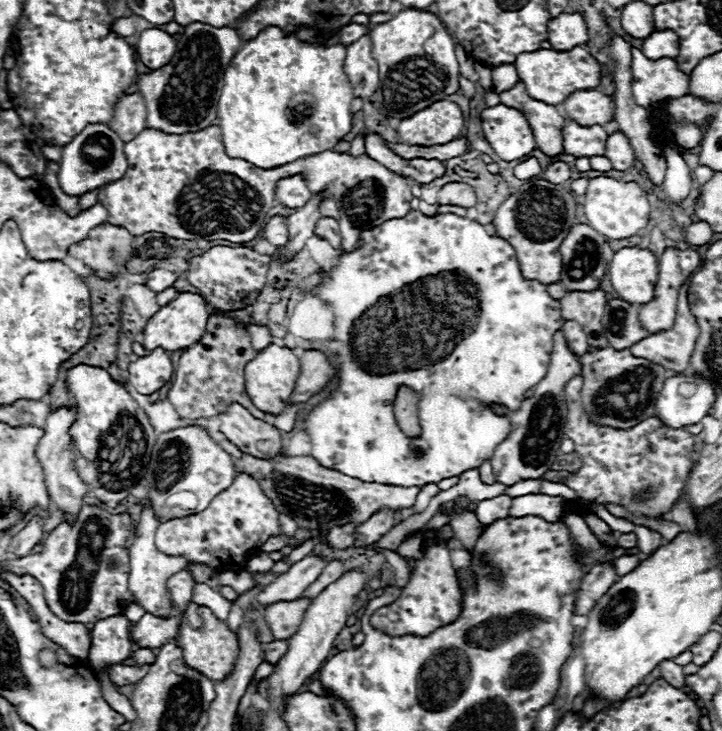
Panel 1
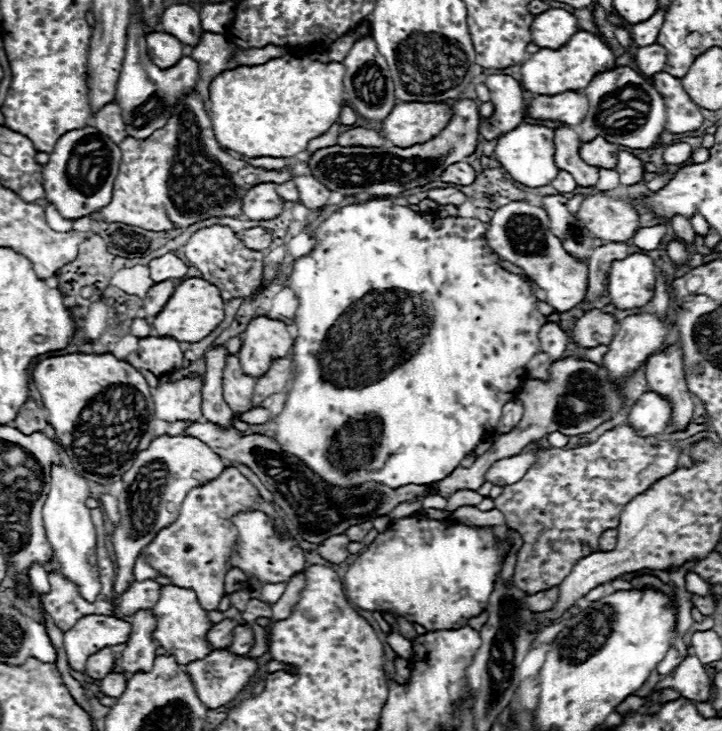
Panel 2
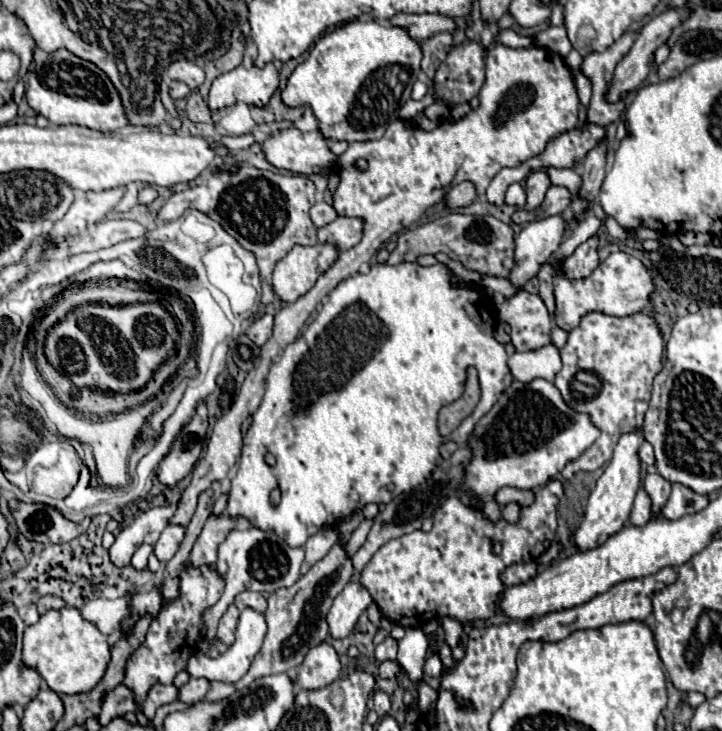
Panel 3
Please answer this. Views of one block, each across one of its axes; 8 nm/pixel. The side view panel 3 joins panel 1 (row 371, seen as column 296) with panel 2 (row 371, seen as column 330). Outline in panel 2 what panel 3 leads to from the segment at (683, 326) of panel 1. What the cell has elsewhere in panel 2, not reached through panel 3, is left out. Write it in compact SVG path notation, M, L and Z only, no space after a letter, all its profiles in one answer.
M678 344L652 356L646 362L646 380L650 390L664 396L672 406L672 416L666 432L686 430L692 420L694 404L684 380L682 354Z

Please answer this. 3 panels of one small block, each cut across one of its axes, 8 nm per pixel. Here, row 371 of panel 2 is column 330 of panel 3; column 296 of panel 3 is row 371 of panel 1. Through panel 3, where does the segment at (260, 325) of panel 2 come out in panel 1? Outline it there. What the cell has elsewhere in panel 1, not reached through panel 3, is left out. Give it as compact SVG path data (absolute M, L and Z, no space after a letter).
M268 344L246 364L246 392L262 412L280 414L288 408L286 400L292 394L292 380L296 380L296 372L300 372L298 356L290 348Z

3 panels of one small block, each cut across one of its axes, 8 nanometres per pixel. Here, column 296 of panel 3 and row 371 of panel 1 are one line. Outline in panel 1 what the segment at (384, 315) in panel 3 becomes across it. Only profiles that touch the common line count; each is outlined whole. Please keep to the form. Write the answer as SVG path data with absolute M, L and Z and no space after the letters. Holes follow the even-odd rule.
M408 212L404 218L392 218L372 230L364 230L360 234L358 246L352 252L342 252L338 256L336 266L330 272L320 274L320 282L316 286L316 298L324 300L328 306L334 308L332 340L336 340L342 346L336 352L336 362L340 368L336 388L328 394L328 398L316 404L310 410L308 418L304 420L304 432L310 438L310 456L320 466L338 470L346 476L352 476L364 482L380 482L380 484L394 484L394 486L436 484L442 478L460 476L466 470L478 468L484 460L490 460L496 444L500 444L500 440L504 440L508 432L512 430L508 416L494 414L492 406L504 404L508 410L516 410L520 406L520 402L524 400L524 392L528 388L534 388L546 376L546 370L550 366L550 354L552 354L552 336L564 324L564 318L560 314L560 302L550 298L550 294L546 292L546 286L540 282L522 278L514 248L504 238L486 234L484 226L480 226L478 222L456 216L456 214L426 216L422 212ZM402 386L408 386L420 398L418 402L418 416L422 426L420 438L404 436L404 432L398 428L394 420L394 400L396 400L398 388ZM414 450L422 450L424 458L414 458Z

